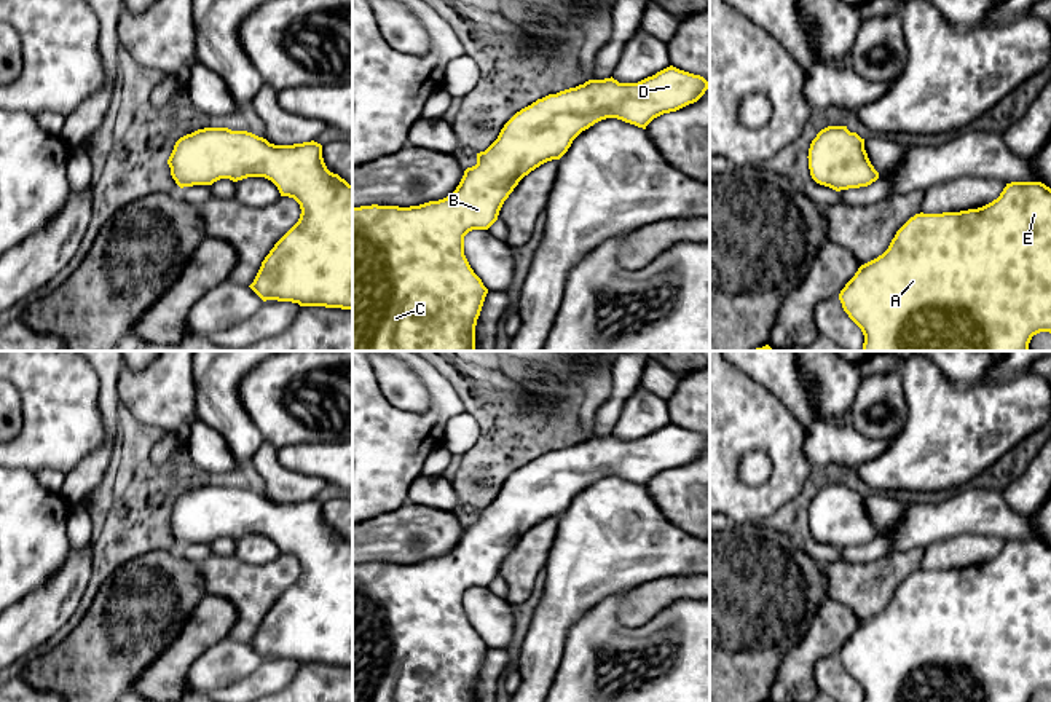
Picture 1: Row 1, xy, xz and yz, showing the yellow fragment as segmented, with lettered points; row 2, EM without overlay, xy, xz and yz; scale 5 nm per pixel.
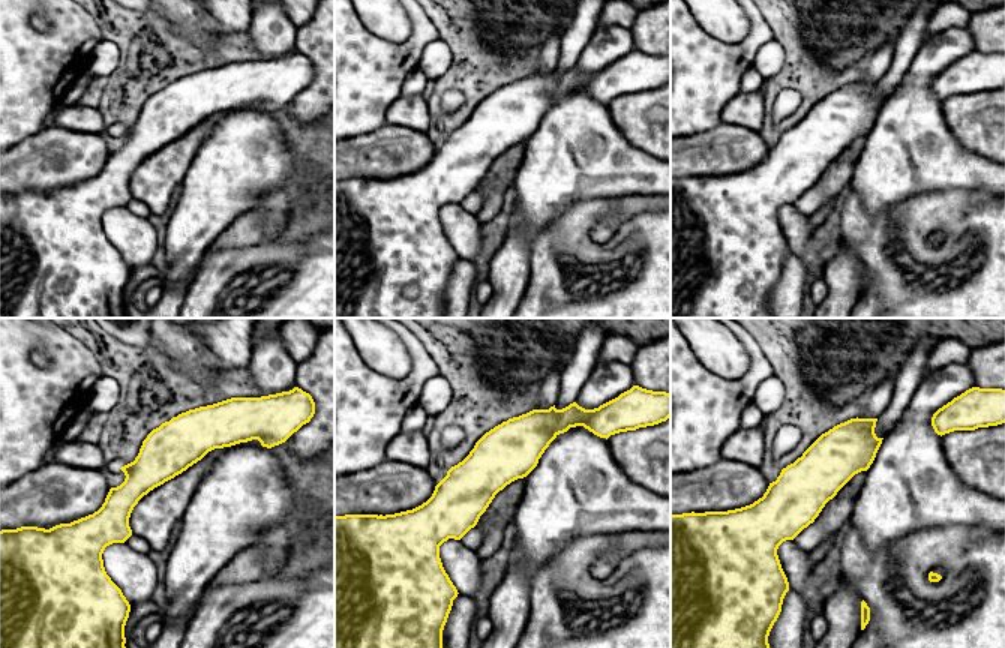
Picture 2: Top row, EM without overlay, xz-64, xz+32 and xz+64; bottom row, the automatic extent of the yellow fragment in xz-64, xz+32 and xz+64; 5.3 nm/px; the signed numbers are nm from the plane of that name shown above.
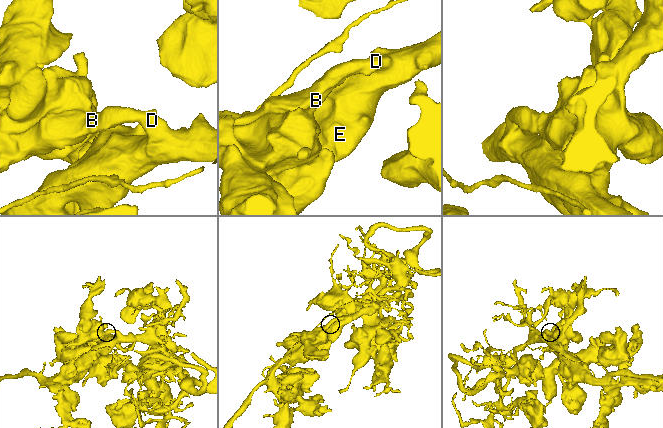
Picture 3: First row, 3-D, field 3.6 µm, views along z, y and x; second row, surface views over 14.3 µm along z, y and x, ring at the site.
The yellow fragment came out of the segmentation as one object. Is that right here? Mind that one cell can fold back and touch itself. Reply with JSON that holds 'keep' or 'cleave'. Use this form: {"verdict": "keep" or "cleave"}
{"verdict": "keep"}

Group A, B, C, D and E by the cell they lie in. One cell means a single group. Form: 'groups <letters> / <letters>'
groups A B C D E

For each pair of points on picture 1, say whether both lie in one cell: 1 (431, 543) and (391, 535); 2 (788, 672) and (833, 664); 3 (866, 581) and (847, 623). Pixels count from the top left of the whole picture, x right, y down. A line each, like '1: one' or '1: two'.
1: one
2: two
3: two

